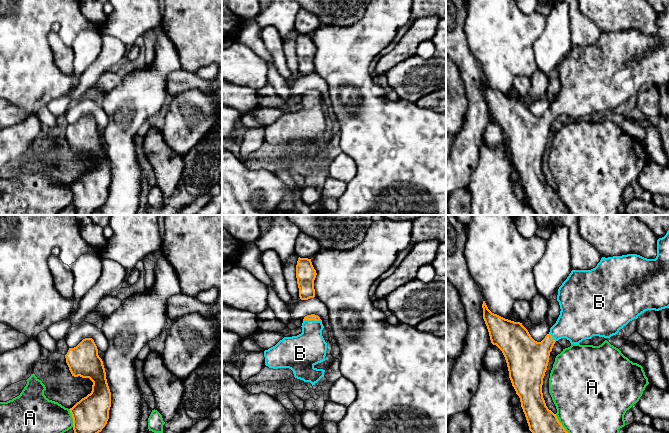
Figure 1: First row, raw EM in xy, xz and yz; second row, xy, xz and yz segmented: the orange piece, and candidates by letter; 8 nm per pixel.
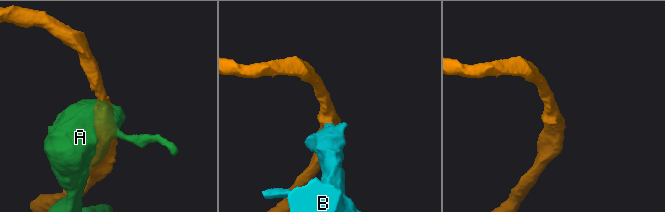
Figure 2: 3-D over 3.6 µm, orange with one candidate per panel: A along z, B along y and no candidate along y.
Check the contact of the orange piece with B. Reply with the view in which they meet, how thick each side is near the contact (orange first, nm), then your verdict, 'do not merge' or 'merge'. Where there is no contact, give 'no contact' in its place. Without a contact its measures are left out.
contact in xz; calibres 50 and 280 nm; merge

